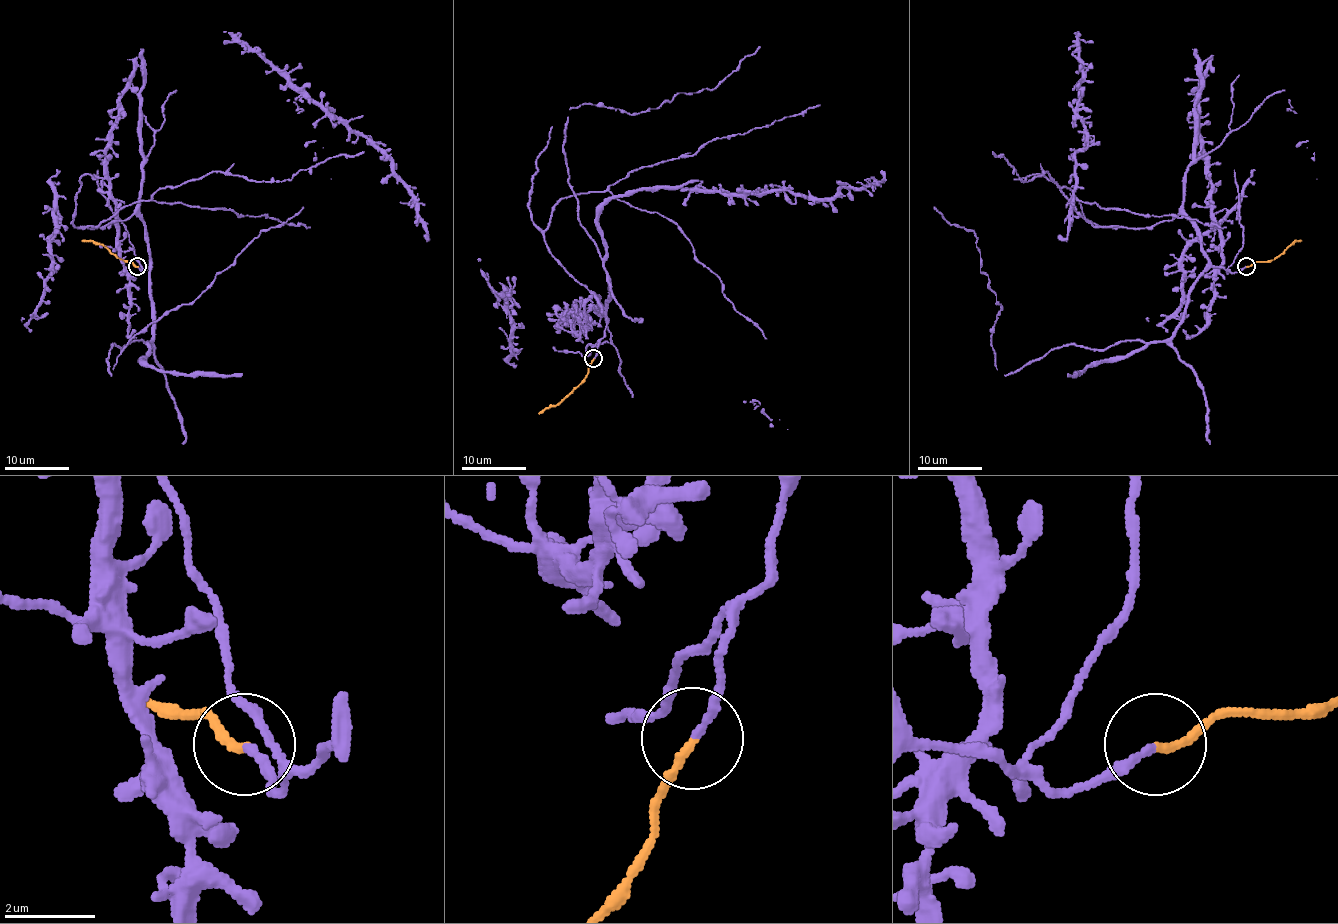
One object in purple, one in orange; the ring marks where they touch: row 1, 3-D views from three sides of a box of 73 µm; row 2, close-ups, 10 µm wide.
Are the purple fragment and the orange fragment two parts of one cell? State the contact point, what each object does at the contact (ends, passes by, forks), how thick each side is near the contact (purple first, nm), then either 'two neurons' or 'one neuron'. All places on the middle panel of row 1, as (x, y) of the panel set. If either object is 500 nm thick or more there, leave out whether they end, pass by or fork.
(593, 358) | purple ends | orange ends | 180/180 nm | one neuron

